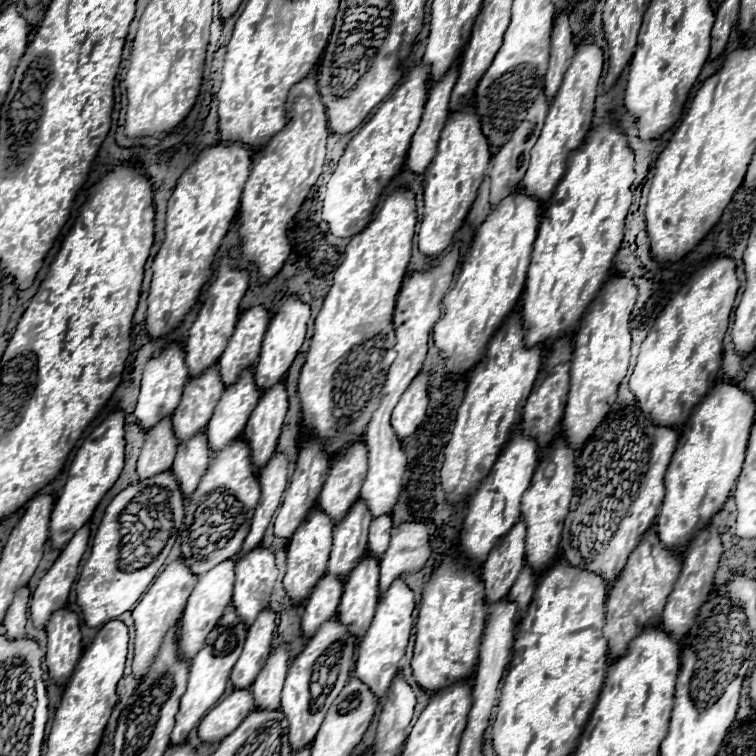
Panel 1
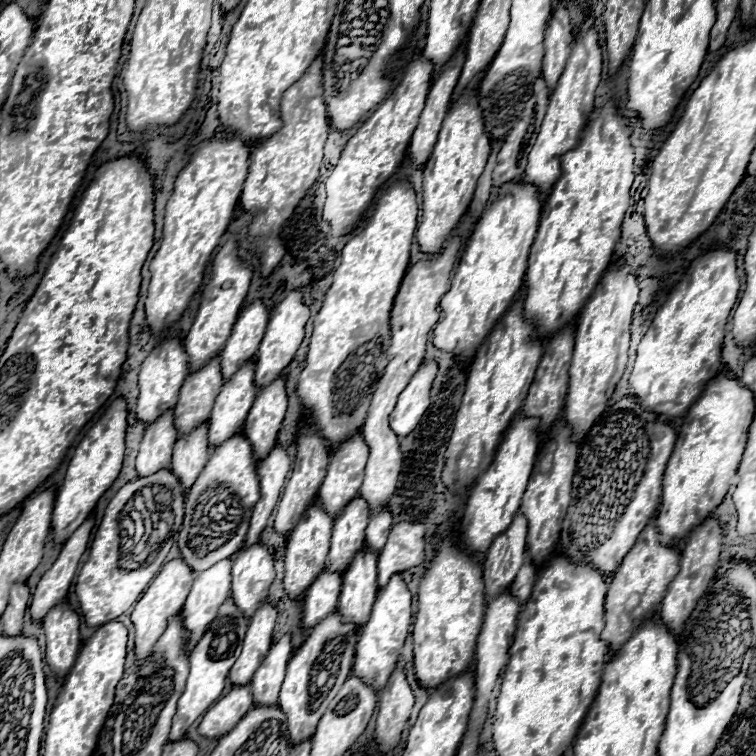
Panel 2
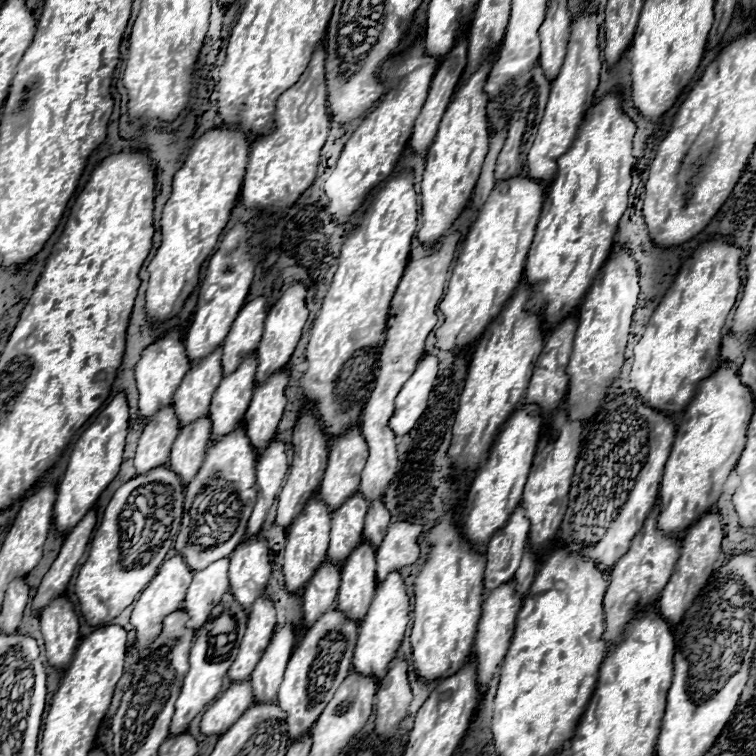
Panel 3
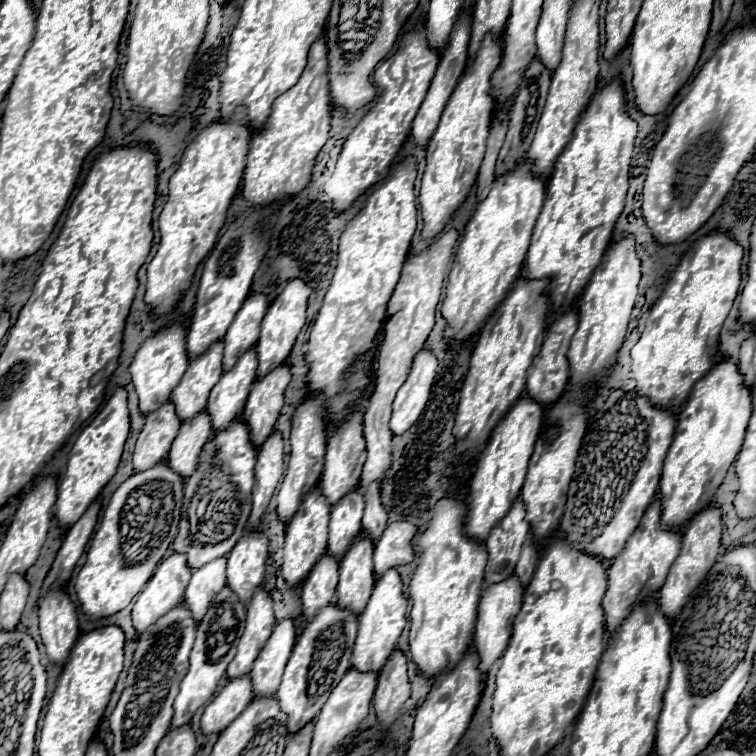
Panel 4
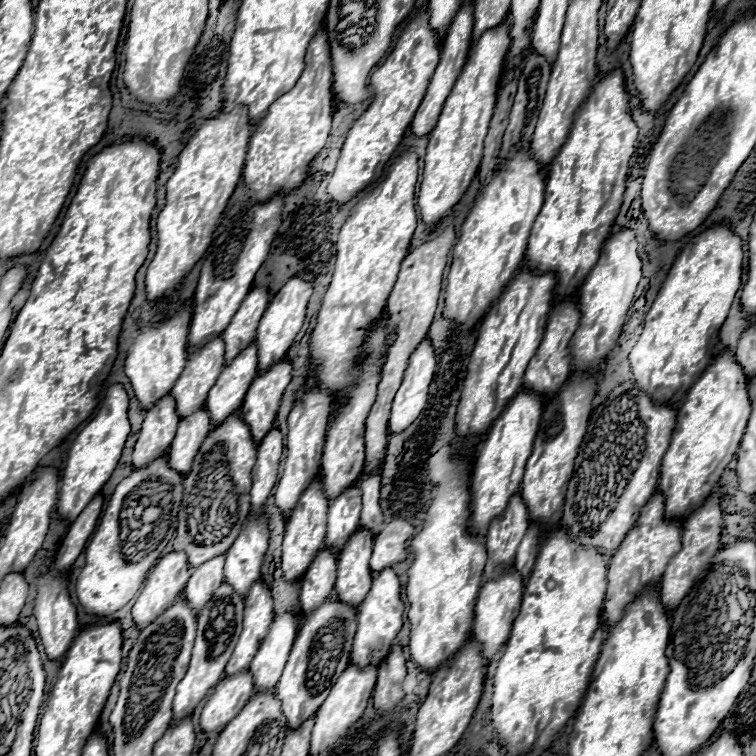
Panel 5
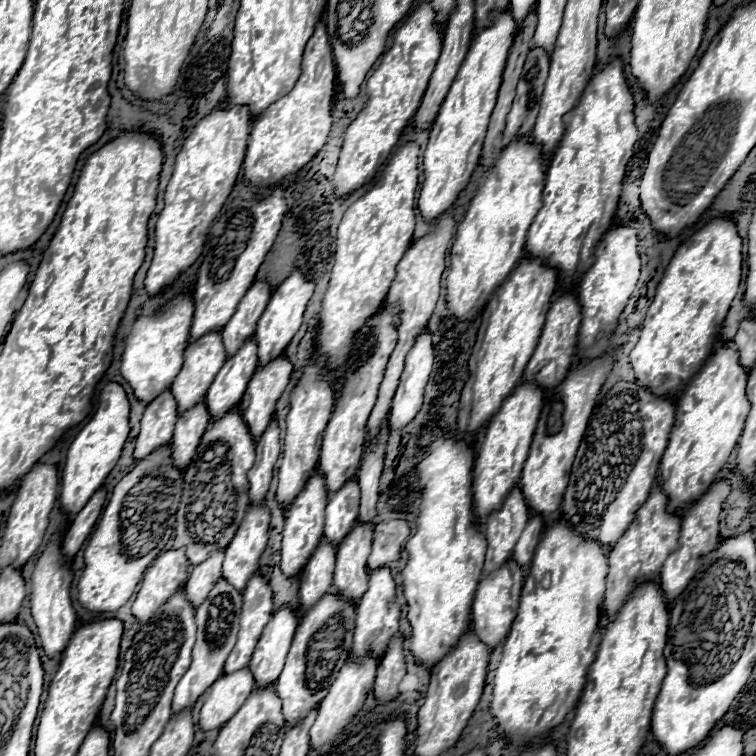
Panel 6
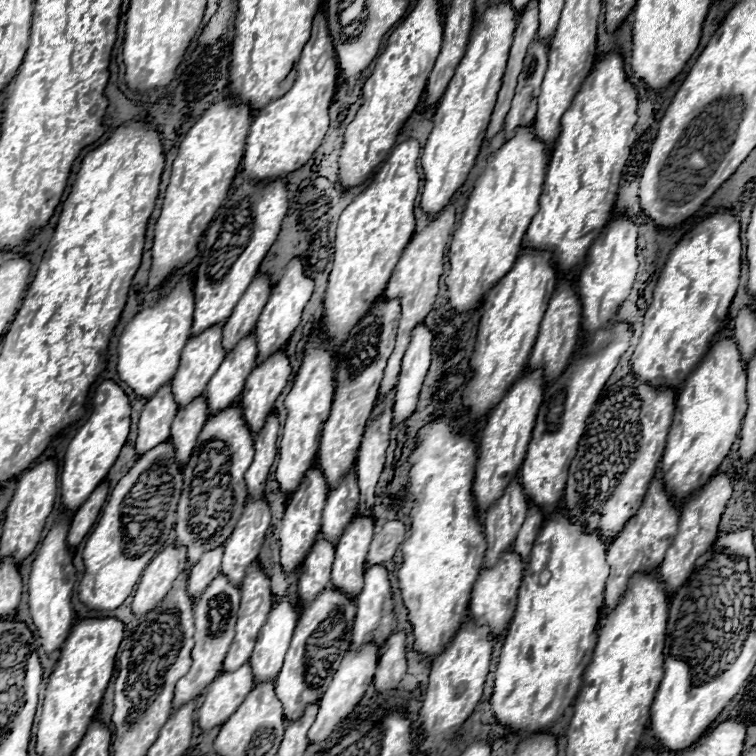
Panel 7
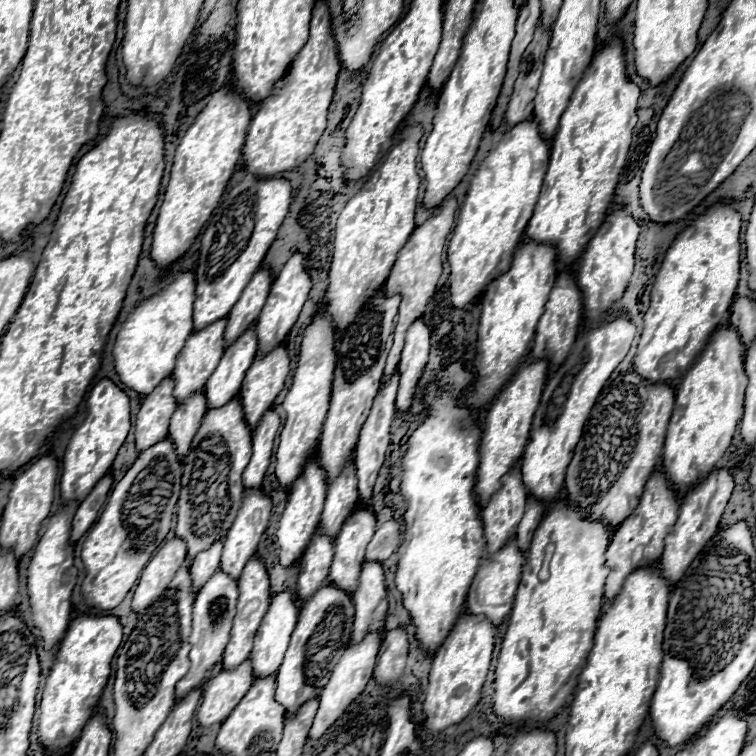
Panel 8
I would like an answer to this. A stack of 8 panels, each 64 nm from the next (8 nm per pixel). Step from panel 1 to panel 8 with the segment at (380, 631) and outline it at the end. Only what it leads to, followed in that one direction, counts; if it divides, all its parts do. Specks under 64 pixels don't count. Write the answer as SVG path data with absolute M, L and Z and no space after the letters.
M364 562L358 578L358 588L352 592L352 602L356 606L352 644L360 642L368 632L380 631L385 634L385 623L388 615L376 615L376 606L386 598L384 570L378 562Z

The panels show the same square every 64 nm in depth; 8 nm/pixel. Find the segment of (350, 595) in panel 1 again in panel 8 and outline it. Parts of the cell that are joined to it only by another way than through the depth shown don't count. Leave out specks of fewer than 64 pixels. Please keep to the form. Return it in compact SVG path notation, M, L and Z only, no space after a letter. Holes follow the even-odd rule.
M358 508L346 518L338 536L334 538L334 560L330 566L330 582L354 592L358 574L364 562L364 550L376 530L376 516L370 508ZM338 544L338 548L336 548Z

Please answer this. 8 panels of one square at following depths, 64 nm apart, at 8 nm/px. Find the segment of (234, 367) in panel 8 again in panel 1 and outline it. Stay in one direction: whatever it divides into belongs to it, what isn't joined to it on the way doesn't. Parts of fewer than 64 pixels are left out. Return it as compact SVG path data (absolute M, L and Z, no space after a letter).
M246 368L238 376L238 380L224 390L206 426L208 446L214 452L222 450L242 434L250 412L258 404L258 398L260 398L260 392L258 392L258 386L254 384L252 368Z

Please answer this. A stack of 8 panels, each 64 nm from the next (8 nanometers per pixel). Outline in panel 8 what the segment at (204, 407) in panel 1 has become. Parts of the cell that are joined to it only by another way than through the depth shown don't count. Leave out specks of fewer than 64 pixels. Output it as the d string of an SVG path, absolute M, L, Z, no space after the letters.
M220 318L206 328L194 332L176 358L172 378L176 380L174 396L178 402L204 388L206 378L216 370L224 354L226 318Z

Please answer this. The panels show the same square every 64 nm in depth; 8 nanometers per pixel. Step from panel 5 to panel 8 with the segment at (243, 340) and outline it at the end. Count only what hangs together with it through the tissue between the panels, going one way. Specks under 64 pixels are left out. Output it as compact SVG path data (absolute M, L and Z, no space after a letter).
M260 268L254 272L252 280L248 282L248 286L244 288L242 296L238 298L238 302L234 304L234 308L228 314L228 326L226 326L226 346L230 342L234 342L234 338L238 338L238 334L246 332L248 326L258 318L266 296L270 292L272 286L272 274L268 268Z

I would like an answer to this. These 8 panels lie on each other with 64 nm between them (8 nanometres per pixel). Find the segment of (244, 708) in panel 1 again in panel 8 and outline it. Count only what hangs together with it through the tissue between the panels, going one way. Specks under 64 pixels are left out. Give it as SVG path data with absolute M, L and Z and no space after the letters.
M250 660L242 662L234 670L222 670L220 674L212 676L202 692L202 706L198 710L200 726L212 726L222 722L230 710L244 698L246 690L252 686L254 674Z

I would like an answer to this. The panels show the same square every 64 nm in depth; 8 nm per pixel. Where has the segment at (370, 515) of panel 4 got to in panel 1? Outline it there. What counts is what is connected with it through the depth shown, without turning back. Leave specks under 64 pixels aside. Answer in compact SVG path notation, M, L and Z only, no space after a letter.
M382 514L372 520L370 524L370 534L368 534L368 552L376 558L380 558L390 542L390 528L392 528L392 518L390 514Z

